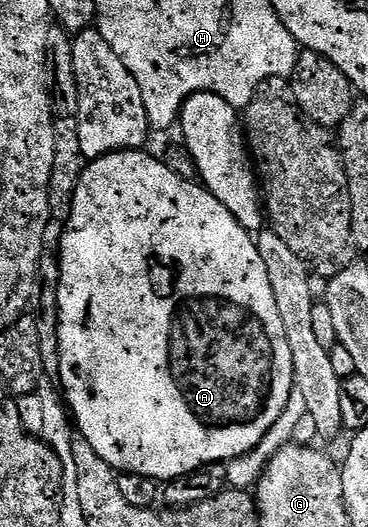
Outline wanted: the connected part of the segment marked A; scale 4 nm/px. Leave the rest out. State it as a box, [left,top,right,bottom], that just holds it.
[57,150,295,482]

